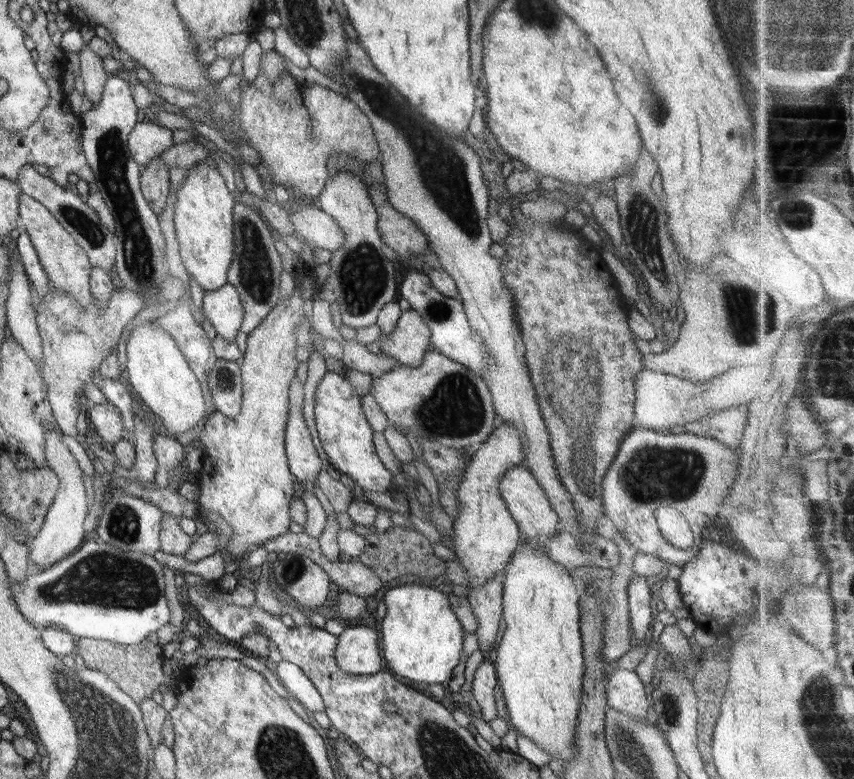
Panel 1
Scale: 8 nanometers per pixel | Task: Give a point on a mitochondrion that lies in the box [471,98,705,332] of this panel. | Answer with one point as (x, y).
(642, 224)

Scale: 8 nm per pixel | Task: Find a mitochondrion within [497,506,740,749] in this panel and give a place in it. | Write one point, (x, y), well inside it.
(669, 713)

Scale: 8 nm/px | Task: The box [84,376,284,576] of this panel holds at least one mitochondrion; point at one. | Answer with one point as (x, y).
(122, 525)

